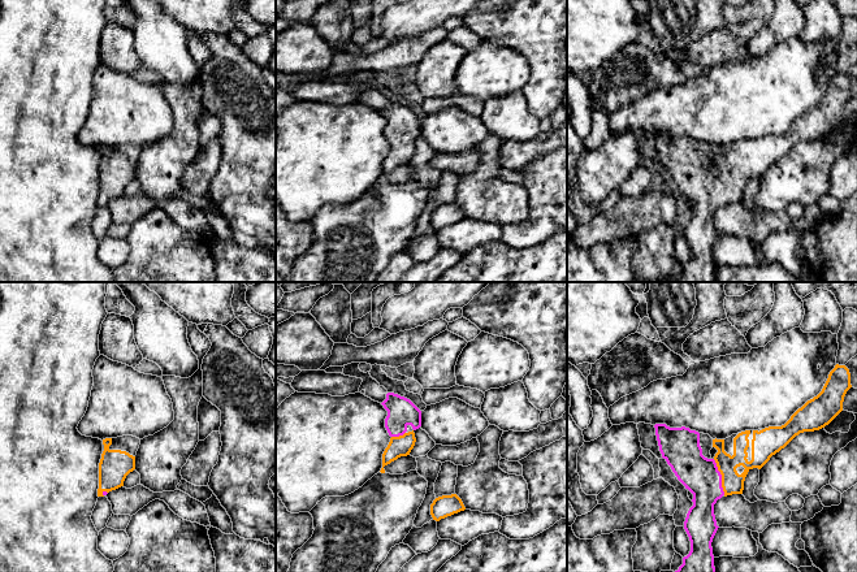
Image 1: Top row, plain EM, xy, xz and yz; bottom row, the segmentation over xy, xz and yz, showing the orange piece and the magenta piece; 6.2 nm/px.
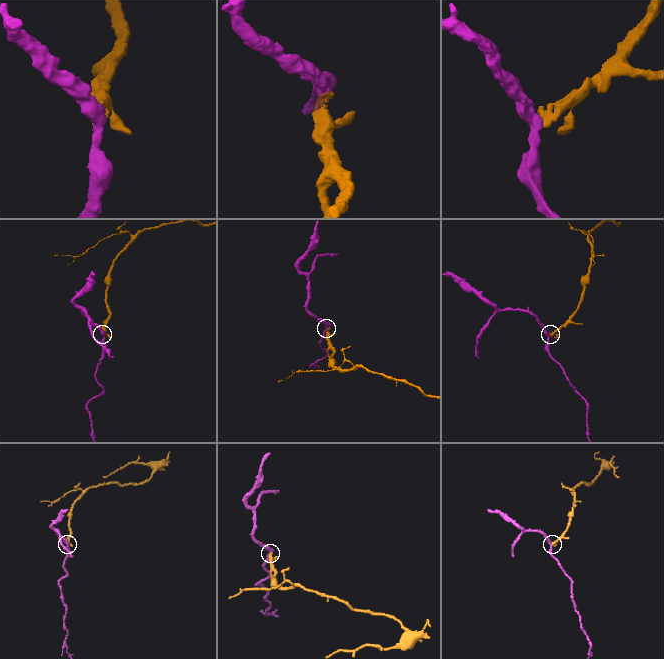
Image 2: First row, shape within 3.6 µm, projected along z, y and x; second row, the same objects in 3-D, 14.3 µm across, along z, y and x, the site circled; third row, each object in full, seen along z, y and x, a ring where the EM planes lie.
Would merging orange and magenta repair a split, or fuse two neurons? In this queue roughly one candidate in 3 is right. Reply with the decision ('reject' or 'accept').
accept

